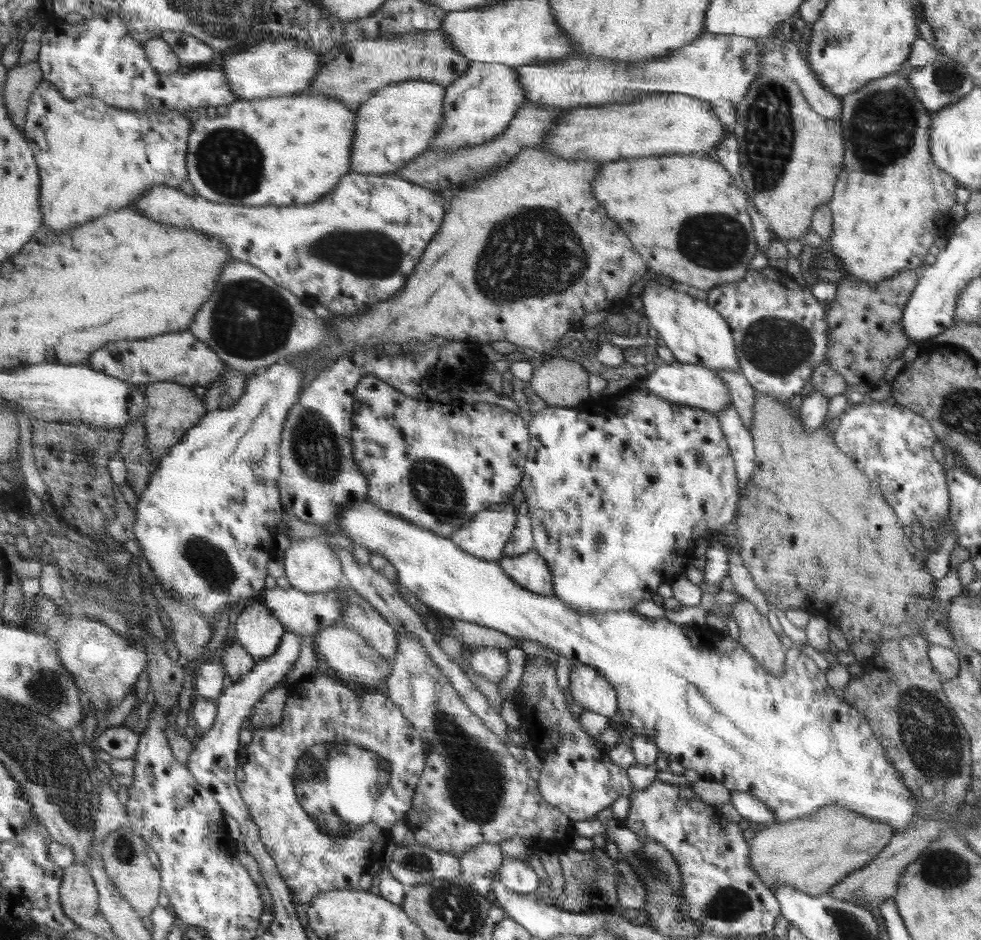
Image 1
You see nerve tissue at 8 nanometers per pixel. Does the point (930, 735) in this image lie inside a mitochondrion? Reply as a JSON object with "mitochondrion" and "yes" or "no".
{"mitochondrion":"yes"}

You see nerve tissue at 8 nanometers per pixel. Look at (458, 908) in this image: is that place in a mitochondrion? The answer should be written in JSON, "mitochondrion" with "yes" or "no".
{"mitochondrion":"yes"}

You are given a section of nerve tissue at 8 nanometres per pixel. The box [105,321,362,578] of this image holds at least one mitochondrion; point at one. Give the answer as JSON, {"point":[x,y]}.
{"point":[315,450]}

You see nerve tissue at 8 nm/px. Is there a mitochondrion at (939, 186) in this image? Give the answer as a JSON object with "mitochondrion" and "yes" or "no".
{"mitochondrion":"no"}

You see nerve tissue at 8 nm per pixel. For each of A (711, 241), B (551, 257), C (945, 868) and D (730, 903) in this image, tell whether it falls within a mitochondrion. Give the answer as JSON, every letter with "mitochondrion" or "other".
{"A":"mitochondrion","B":"mitochondrion","C":"mitochondrion","D":"mitochondrion"}

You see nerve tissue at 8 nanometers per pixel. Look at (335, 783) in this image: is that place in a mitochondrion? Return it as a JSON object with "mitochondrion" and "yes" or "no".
{"mitochondrion":"yes"}

